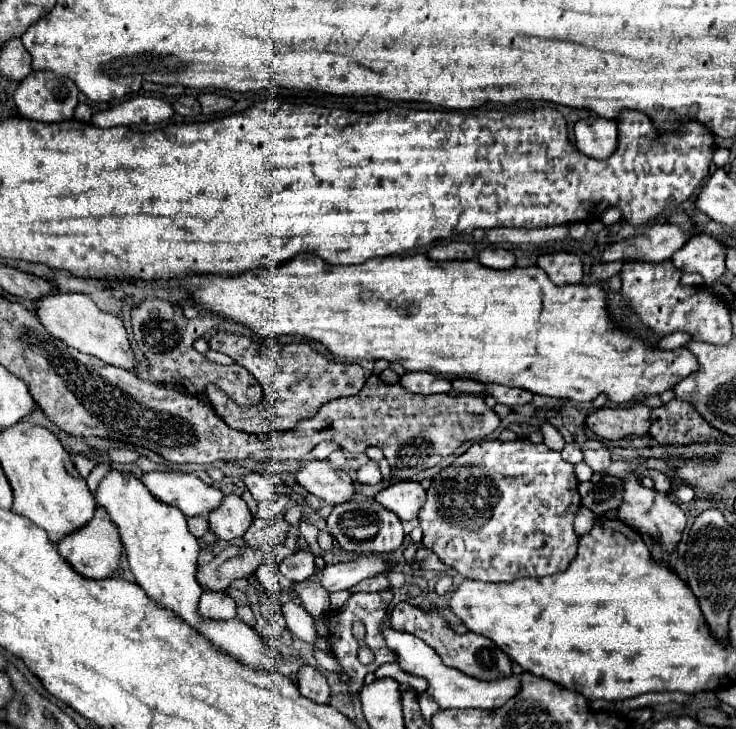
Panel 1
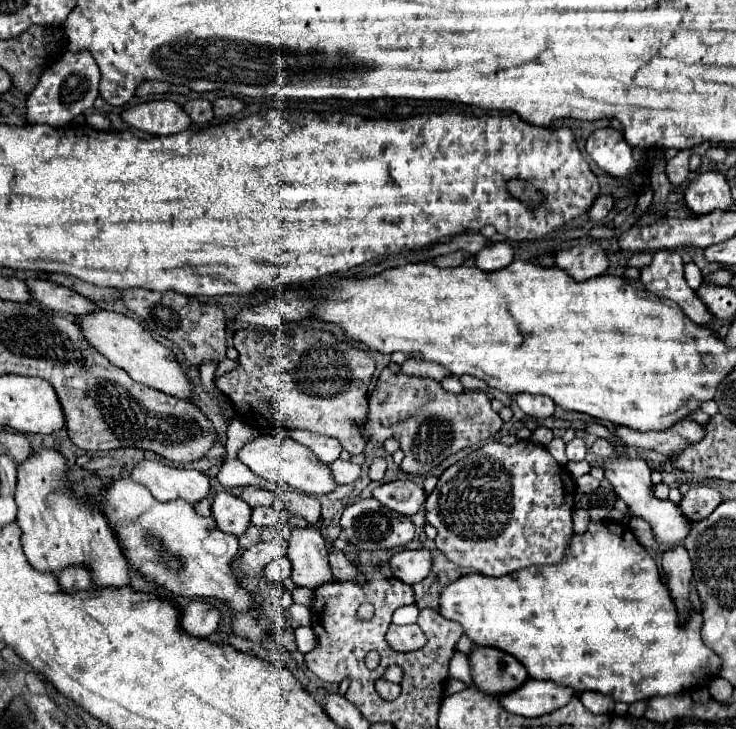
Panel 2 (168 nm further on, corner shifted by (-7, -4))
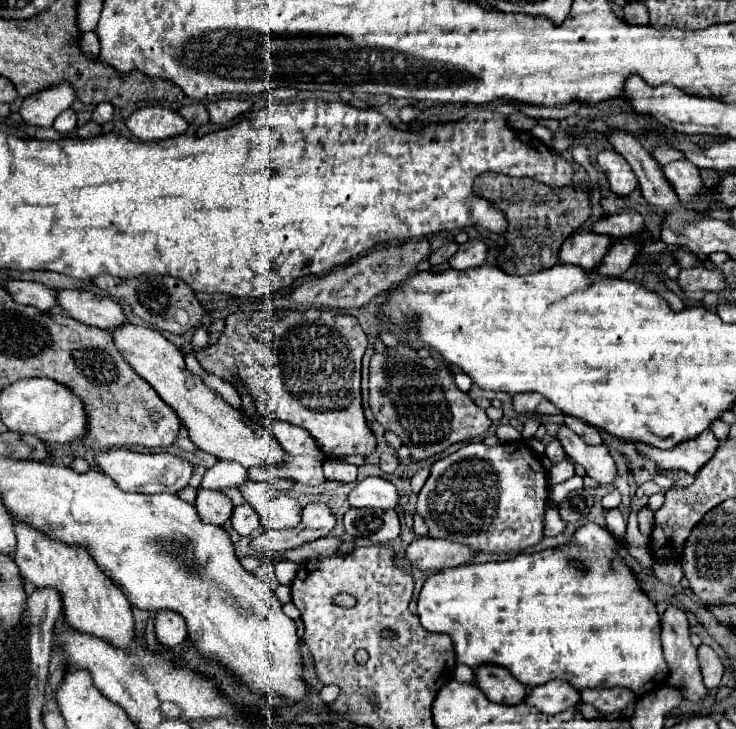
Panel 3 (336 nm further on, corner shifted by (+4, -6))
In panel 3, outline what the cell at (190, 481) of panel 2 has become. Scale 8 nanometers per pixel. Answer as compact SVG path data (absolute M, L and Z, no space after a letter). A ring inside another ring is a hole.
M112 447L106 451L98 451L94 455L96 465L114 479L114 483L122 491L138 491L138 493L178 493L188 485L192 475L192 465L186 459L180 459L172 453L136 453L122 447Z

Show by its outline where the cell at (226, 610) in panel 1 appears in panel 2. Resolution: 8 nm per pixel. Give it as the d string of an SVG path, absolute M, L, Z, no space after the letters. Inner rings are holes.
M193 601L183 609L181 627L195 637L209 637L221 623L221 611L209 603Z

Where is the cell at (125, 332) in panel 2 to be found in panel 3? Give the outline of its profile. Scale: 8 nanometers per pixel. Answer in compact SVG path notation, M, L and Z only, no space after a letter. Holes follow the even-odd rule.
M128 323L112 329L112 337L116 339L116 347L120 347L132 369L136 369L138 375L142 375L154 387L154 391L158 391L158 395L176 411L182 425L188 429L190 441L198 449L216 455L218 459L236 461L246 469L282 459L284 449L276 441L274 433L260 423L254 423L238 409L230 407L216 391L204 385L202 377L190 373L186 369L182 351L160 331Z

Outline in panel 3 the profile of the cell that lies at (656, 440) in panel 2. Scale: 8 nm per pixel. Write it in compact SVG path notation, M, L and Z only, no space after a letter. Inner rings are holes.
M704 431L700 439L694 439L692 443L680 443L680 447L672 447L666 451L654 449L654 447L644 447L636 443L636 449L656 461L660 469L684 469L686 473L694 475L698 473L716 453L718 449L718 439L714 437L712 431Z

